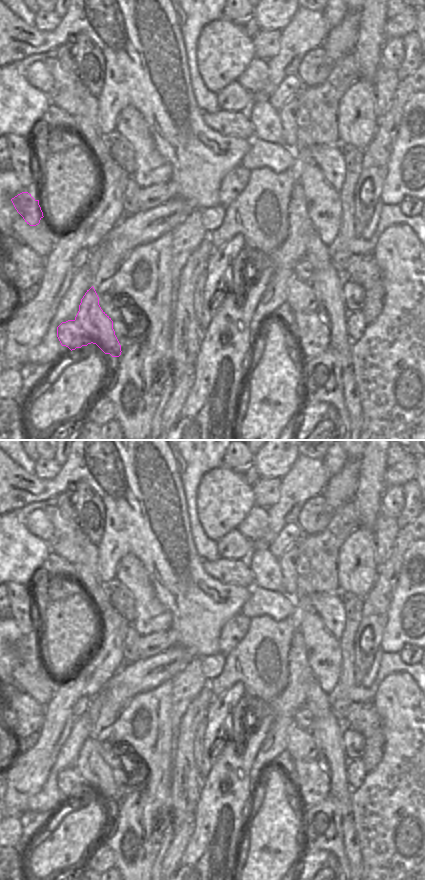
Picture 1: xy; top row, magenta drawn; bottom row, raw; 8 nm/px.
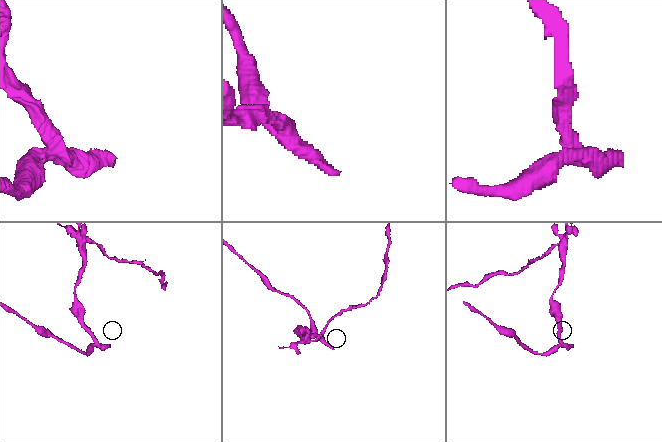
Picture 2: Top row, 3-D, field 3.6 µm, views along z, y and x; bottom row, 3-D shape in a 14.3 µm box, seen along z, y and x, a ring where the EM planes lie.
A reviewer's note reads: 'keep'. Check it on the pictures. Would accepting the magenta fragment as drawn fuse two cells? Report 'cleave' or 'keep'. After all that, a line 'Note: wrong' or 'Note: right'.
cleave
Note: wrong

